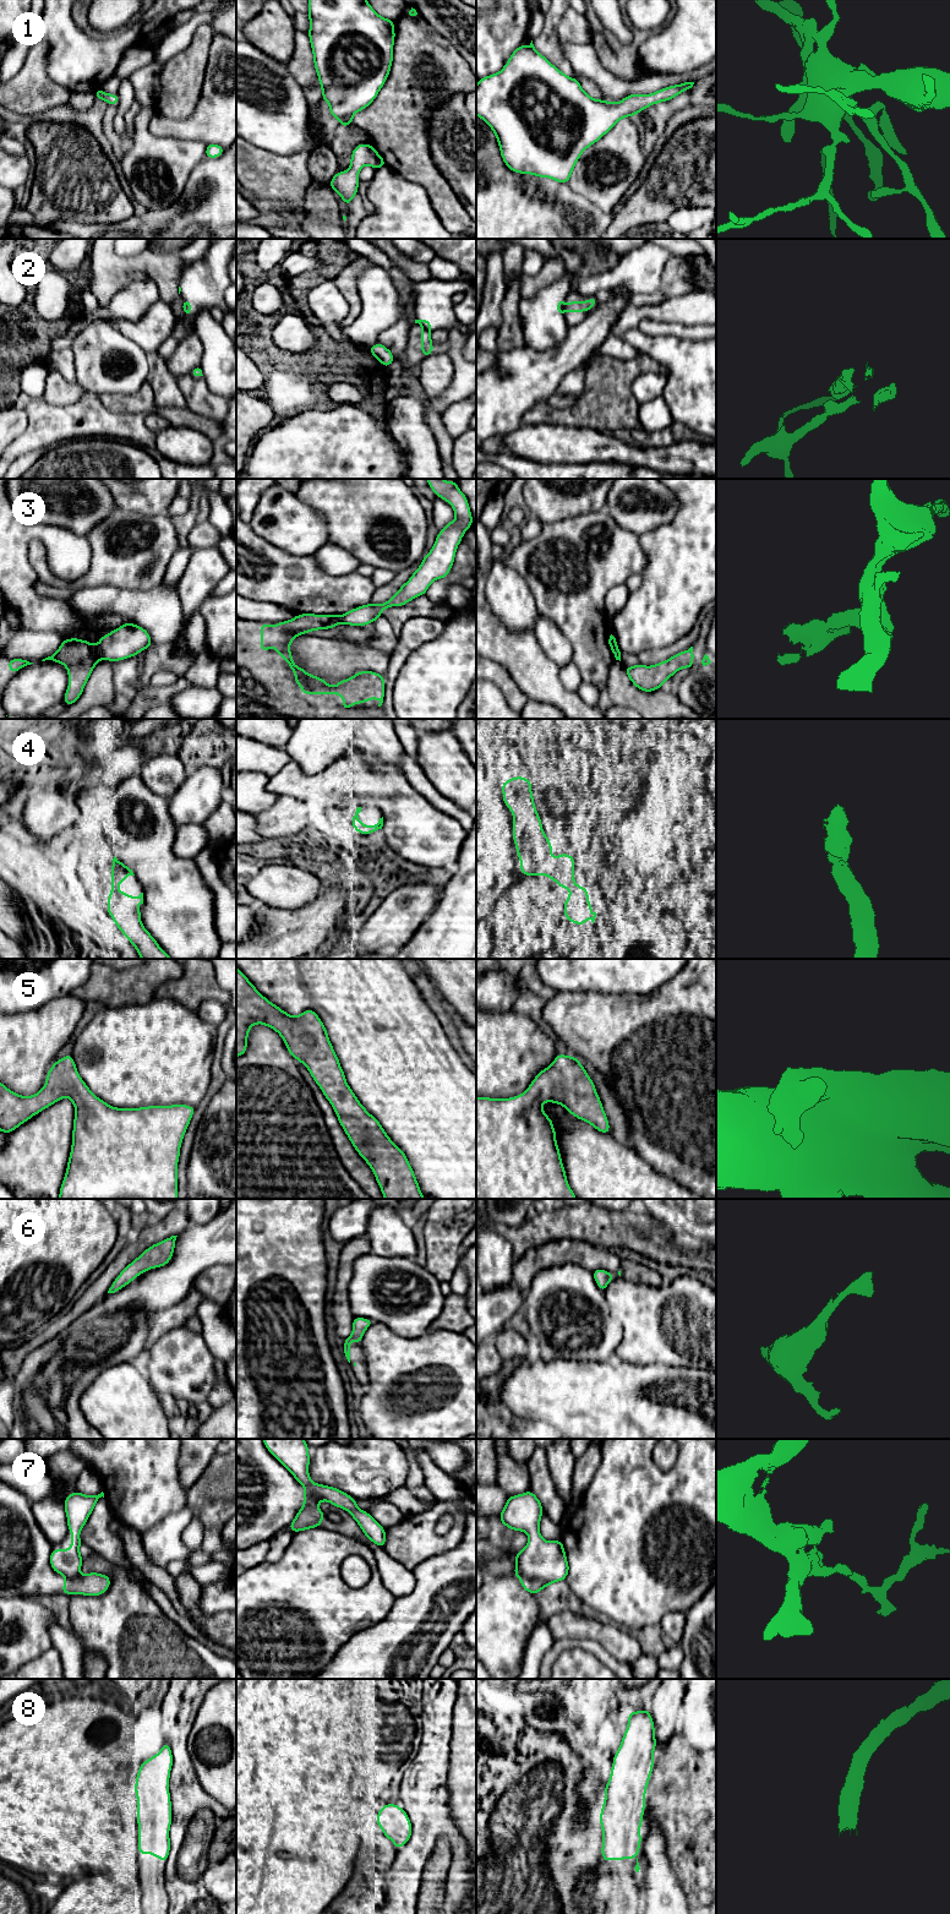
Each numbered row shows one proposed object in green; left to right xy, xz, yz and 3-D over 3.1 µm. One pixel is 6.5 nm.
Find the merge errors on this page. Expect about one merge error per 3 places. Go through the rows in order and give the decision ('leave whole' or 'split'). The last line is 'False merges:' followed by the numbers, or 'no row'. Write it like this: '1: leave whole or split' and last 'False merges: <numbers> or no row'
1: leave whole
2: split
3: split
4: leave whole
5: leave whole
6: leave whole
7: split
8: leave whole
False merges: 2, 3, 7

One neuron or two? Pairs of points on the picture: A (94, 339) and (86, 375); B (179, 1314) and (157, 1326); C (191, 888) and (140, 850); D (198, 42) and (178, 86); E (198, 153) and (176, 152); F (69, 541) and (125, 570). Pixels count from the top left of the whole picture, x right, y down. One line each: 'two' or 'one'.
A: one
B: one
C: one
D: one
E: one
F: two

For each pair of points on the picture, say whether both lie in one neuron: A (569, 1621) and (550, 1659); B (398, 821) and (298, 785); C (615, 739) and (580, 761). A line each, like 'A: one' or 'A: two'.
A: two
B: one
C: two

